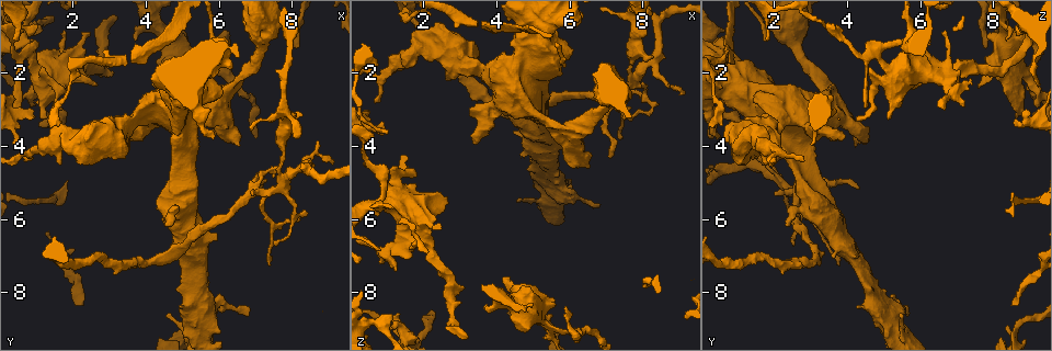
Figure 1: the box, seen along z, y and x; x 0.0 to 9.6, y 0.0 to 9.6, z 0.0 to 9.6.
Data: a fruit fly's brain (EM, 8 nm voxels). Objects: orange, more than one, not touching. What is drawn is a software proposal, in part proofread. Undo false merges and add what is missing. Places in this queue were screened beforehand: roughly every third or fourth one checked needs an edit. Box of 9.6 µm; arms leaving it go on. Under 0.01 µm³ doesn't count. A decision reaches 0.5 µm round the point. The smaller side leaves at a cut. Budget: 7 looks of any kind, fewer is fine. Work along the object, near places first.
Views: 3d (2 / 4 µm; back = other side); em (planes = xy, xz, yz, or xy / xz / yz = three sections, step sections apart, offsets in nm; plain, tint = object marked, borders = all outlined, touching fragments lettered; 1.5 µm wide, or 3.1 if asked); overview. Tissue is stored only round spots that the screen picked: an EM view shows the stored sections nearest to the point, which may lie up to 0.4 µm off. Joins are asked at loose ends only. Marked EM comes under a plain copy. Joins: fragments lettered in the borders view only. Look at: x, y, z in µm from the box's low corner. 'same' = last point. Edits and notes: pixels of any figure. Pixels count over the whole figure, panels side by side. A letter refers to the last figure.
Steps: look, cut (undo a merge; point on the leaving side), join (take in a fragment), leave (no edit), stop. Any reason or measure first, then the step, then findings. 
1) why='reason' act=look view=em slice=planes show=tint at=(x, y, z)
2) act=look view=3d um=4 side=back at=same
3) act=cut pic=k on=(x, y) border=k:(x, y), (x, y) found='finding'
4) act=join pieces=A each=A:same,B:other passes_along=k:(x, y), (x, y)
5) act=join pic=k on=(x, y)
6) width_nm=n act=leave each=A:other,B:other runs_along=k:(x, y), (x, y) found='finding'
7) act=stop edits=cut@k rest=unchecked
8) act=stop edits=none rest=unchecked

why='free end' act=look view=em slice=xy step=4 show=tint at=(8.25, 3.10, 1.45)

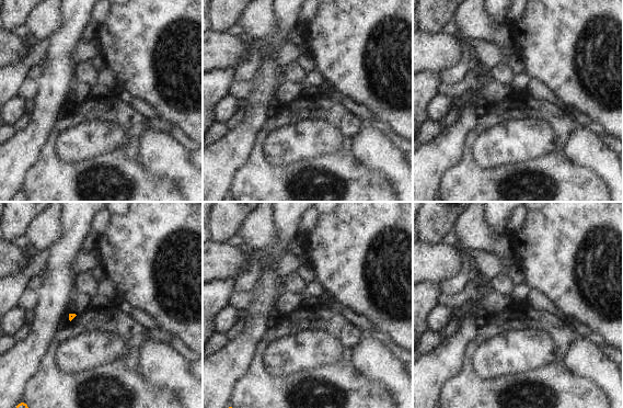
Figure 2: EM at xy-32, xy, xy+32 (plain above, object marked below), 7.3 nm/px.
why='another direction' act=look view=em slice=planes show=borders at=same

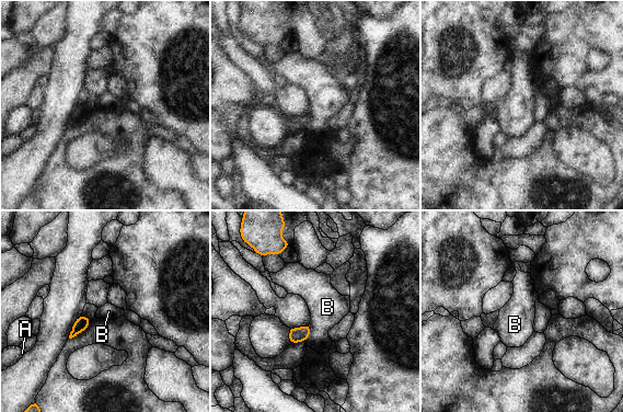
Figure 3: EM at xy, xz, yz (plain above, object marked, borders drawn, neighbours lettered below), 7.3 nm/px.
act=leave each=A:other,B:other border=3:(309, 323), (310, 334), (306, 341) found='no lettered fragment goes on from it'

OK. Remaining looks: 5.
why='free end' act=look view=em slice=planes show=borders at=(1.15, 1.85, 4.70)

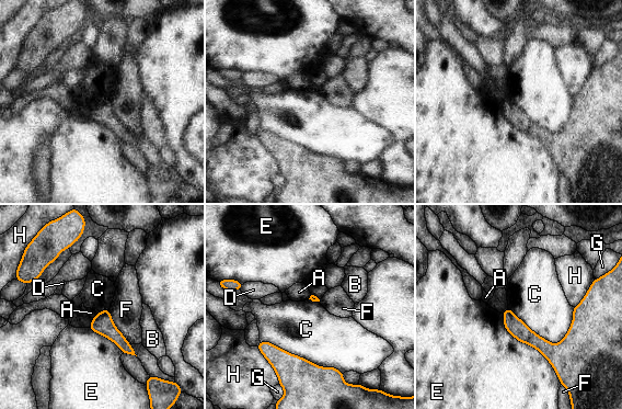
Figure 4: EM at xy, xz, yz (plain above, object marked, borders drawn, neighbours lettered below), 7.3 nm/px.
act=leave each=A:other,B:other,C:other,D:other,E:other,F:other,G:other,H:other border=4:(508, 306), (553, 343), (573, 320) found='no lettered fragment goes on from it'

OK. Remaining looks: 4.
why='free end' act=look view=em slice=yz step=8 show=borders at=(2.40, 0.90, 6.20)

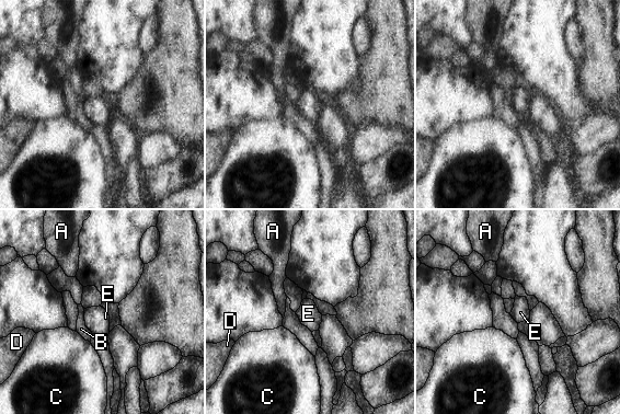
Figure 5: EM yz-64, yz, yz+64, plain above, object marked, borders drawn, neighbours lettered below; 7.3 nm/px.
act=look view=em slice=planes show=borders at=same

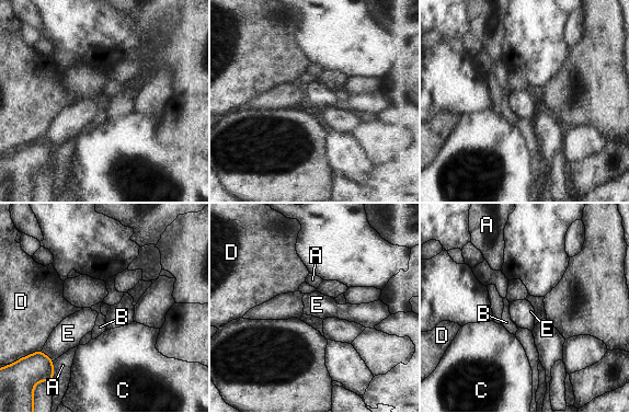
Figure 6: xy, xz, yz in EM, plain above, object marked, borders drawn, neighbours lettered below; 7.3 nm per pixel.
longest_contact=D:190nm act=leave each=A:other,B:other,C:other,D:other,E:other border=6:(42, 350), (53, 360) found='no lettered fragment goes on from it'

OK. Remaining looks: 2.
act=stop edits=none rest=unchecked

